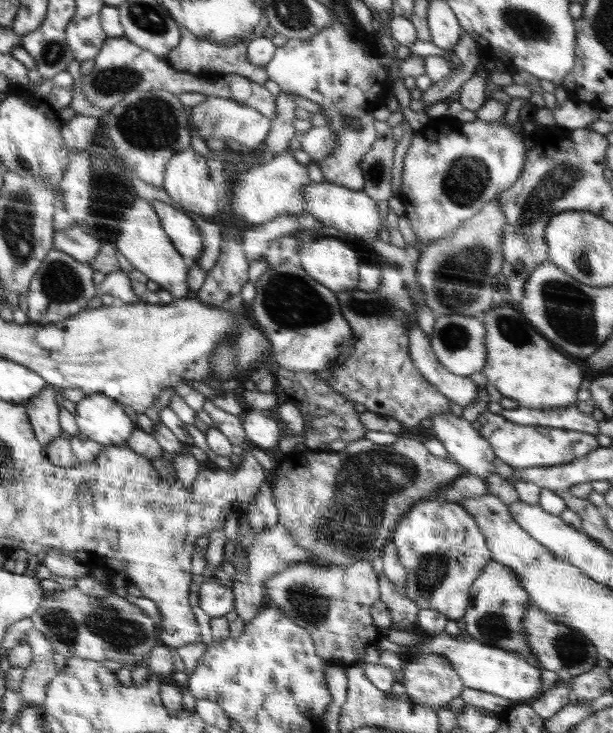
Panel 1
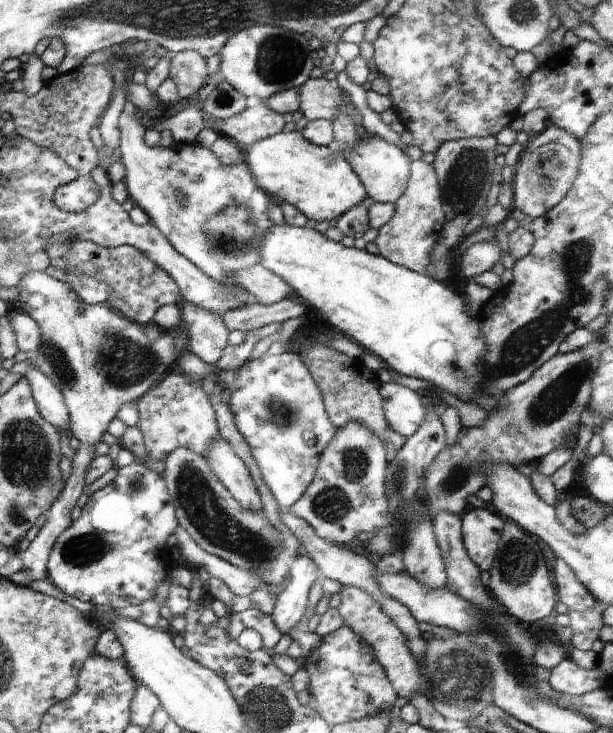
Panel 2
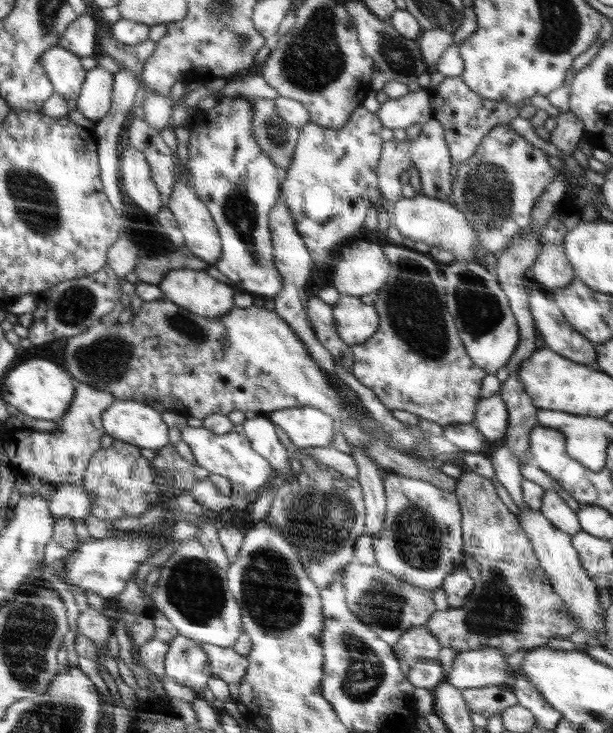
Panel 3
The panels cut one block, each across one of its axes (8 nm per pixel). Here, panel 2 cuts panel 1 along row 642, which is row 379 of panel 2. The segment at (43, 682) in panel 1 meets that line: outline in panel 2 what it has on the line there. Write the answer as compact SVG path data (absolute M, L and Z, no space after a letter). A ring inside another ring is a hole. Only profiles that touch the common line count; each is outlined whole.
M34 365L28 367L24 377L31 384L31 392L40 415L52 426L67 429L70 416L64 394Z

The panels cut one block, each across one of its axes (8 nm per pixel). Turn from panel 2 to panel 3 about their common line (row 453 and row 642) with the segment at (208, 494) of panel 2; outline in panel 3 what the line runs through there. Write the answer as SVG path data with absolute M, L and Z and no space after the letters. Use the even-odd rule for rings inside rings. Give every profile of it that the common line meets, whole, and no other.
M179 636L169 645L165 656L165 673L178 684L202 692L210 677L210 660L196 641Z

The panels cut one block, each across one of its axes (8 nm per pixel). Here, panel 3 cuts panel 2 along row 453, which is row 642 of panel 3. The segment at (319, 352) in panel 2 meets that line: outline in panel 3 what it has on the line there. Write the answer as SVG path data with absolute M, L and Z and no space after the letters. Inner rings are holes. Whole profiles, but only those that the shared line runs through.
M352 561L341 574L345 604L377 638L394 647L402 634L414 626L426 625L437 610L431 592L414 587L378 566Z

